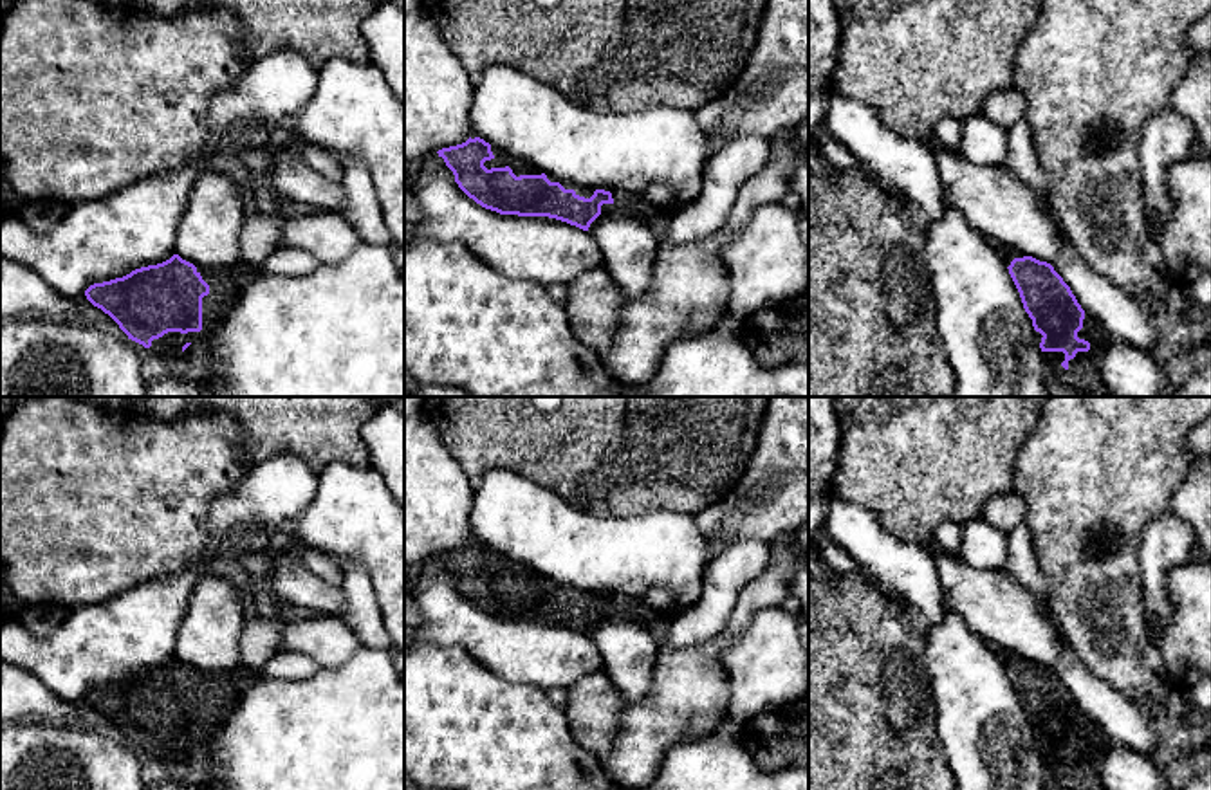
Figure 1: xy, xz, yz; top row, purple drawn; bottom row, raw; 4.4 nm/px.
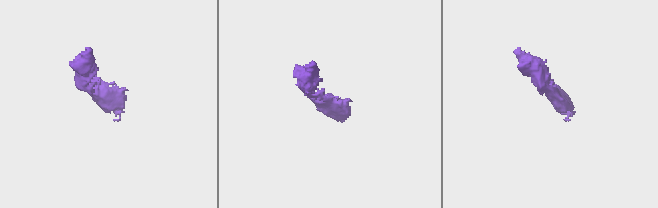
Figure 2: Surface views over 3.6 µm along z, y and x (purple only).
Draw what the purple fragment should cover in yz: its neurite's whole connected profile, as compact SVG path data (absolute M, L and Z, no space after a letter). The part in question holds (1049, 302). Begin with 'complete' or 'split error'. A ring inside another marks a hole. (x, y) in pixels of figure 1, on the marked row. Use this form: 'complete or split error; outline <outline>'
split error; outline M1009 247L1003 260L1032 319L1049 379L1086 397L1114 397L1101 377L1101 355L1114 341L1108 330L1081 308L1050 263Z

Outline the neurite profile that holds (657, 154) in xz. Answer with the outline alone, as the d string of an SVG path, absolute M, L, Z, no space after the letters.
M493 65L475 85L469 115L471 130L480 139L576 188L632 193L670 213L680 211L702 193L707 141L691 110L650 106L633 114L597 114L518 69Z

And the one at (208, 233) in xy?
M213 170L202 171L180 216L175 251L200 269L231 269L242 262L242 222L244 197L231 179Z

